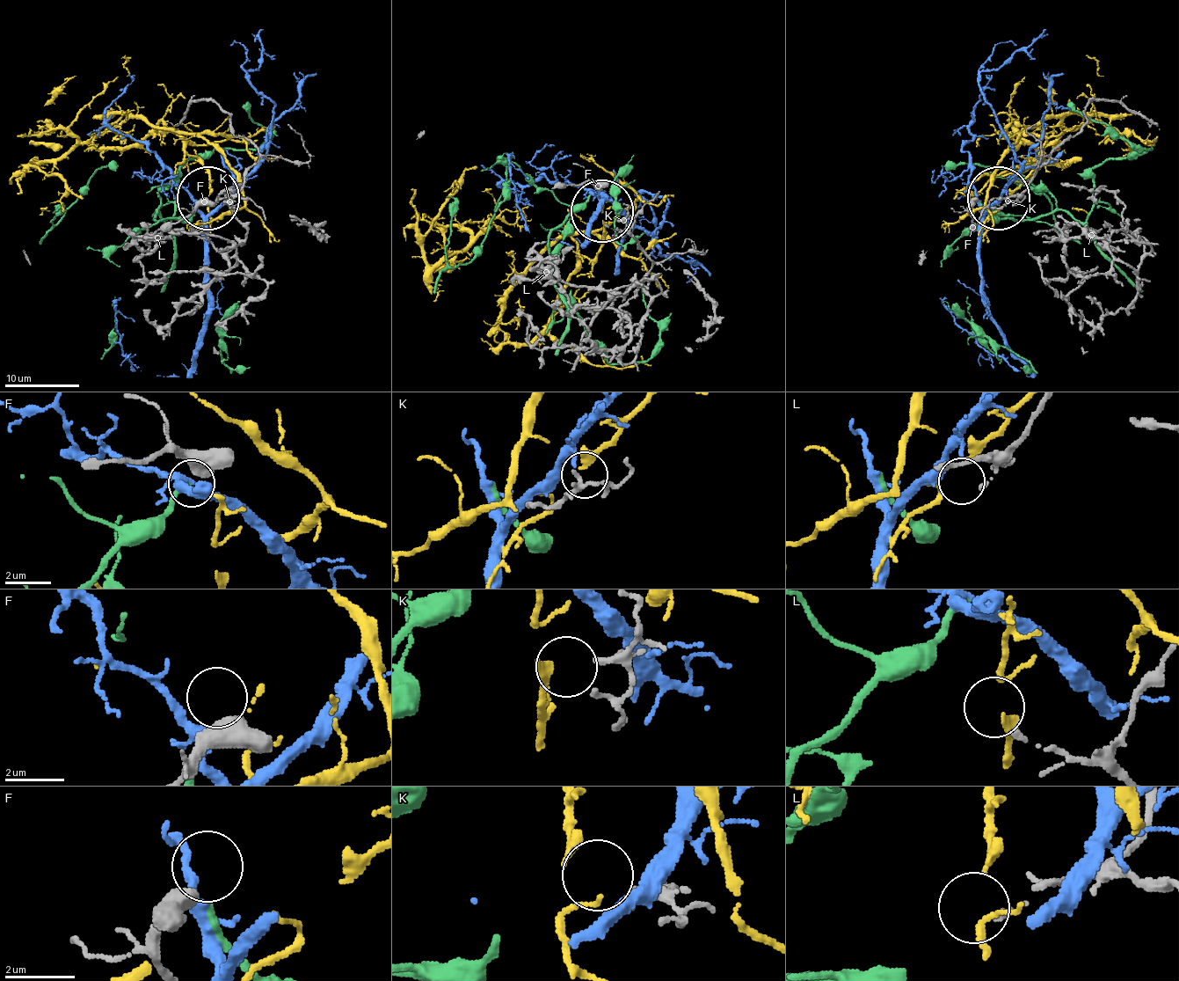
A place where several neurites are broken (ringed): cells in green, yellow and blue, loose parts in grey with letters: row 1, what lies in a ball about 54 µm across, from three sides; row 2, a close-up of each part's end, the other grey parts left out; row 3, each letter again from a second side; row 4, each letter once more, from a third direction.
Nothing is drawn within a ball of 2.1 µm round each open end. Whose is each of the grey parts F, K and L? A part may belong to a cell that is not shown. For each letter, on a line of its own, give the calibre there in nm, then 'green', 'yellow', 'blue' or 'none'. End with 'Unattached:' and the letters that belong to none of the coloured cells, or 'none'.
F: calibre 480 nm; none
K: calibre 150 nm; none
L: calibre 180 nm; none
Unattached: F, K, L

